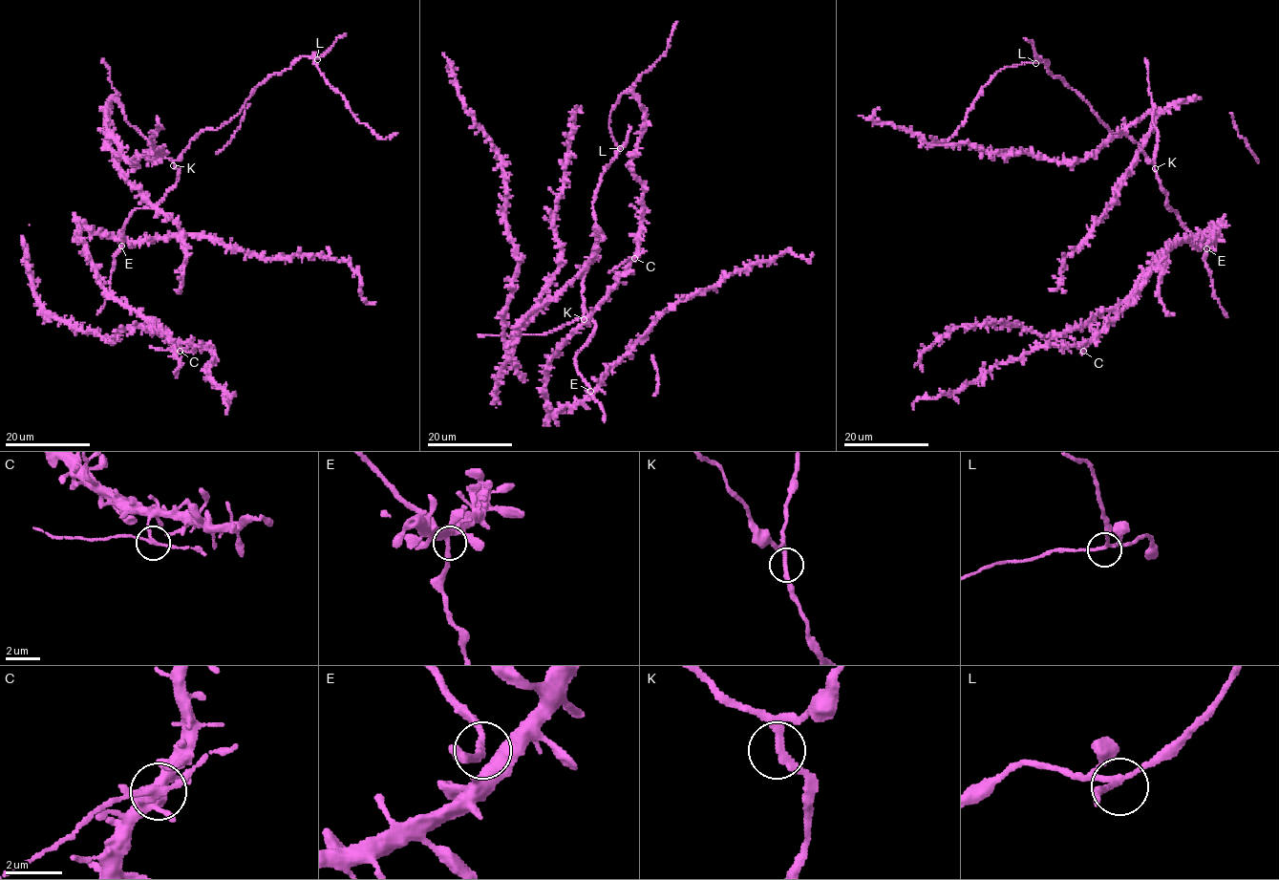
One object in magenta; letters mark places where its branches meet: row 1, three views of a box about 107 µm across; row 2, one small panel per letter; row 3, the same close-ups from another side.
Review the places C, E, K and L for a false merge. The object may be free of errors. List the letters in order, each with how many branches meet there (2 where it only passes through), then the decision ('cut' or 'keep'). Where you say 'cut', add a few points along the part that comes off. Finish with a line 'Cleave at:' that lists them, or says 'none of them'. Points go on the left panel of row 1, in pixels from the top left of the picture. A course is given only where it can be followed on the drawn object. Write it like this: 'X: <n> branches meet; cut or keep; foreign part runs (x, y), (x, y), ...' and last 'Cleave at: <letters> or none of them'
C: 3 branches meet; cut; foreign part runs (179, 351), (155, 350), (149, 346)
E: 3 branches meet; keep
K: 3 branches meet; keep
L: 3 branches meet; keep
Cleave at: C

